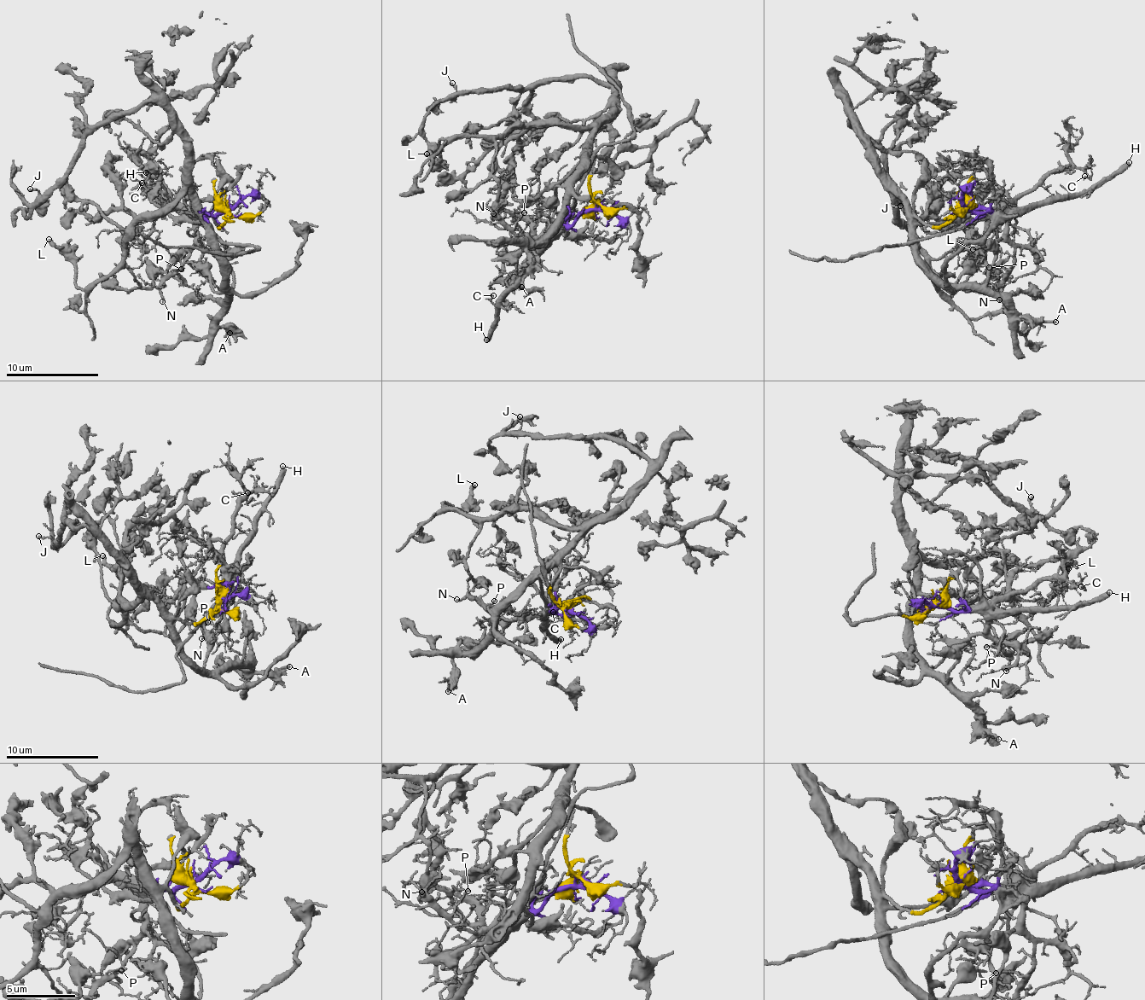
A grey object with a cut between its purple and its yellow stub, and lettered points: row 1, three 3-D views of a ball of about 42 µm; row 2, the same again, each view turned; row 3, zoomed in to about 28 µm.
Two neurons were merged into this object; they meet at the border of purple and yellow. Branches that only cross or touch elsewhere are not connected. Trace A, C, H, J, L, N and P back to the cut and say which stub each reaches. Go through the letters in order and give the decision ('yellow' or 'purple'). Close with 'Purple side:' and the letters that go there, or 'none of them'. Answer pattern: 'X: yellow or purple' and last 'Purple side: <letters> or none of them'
A: yellow
C: purple
H: purple
J: yellow
L: yellow
N: purple
P: purple
Purple side: C, H, N, P

